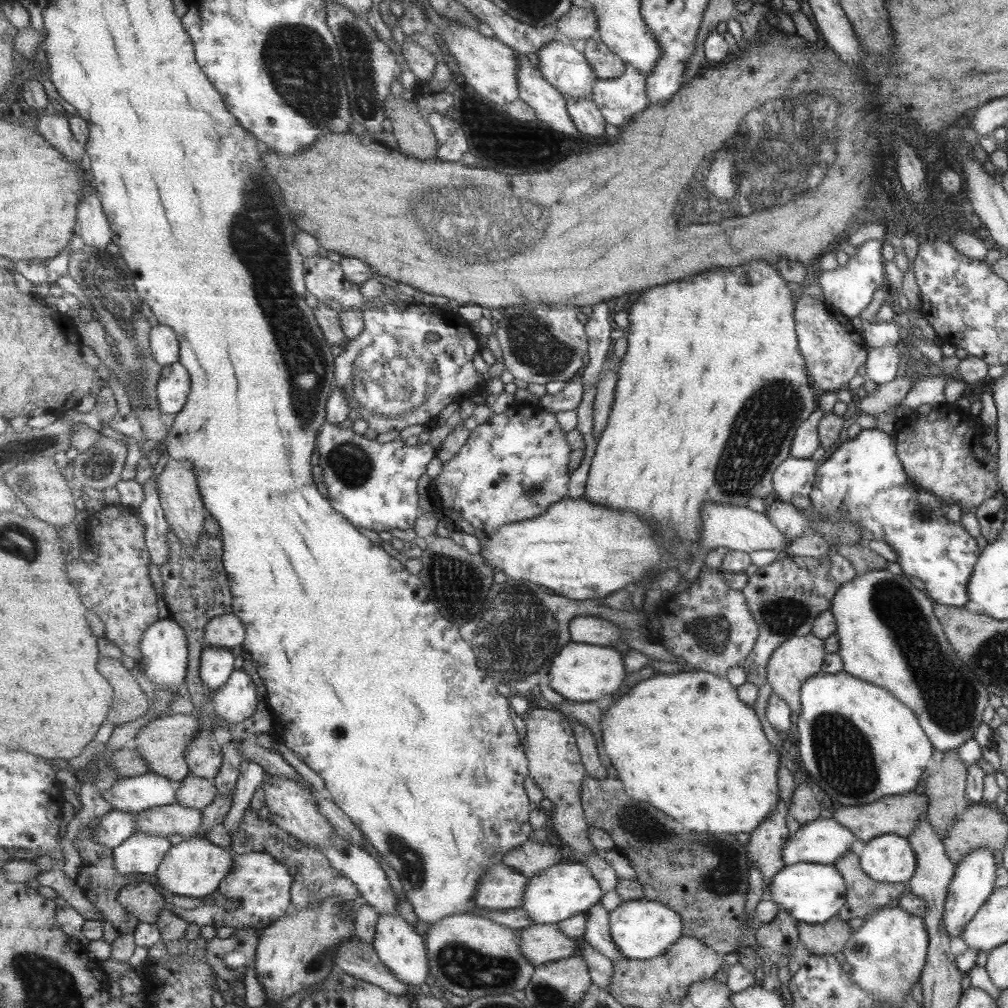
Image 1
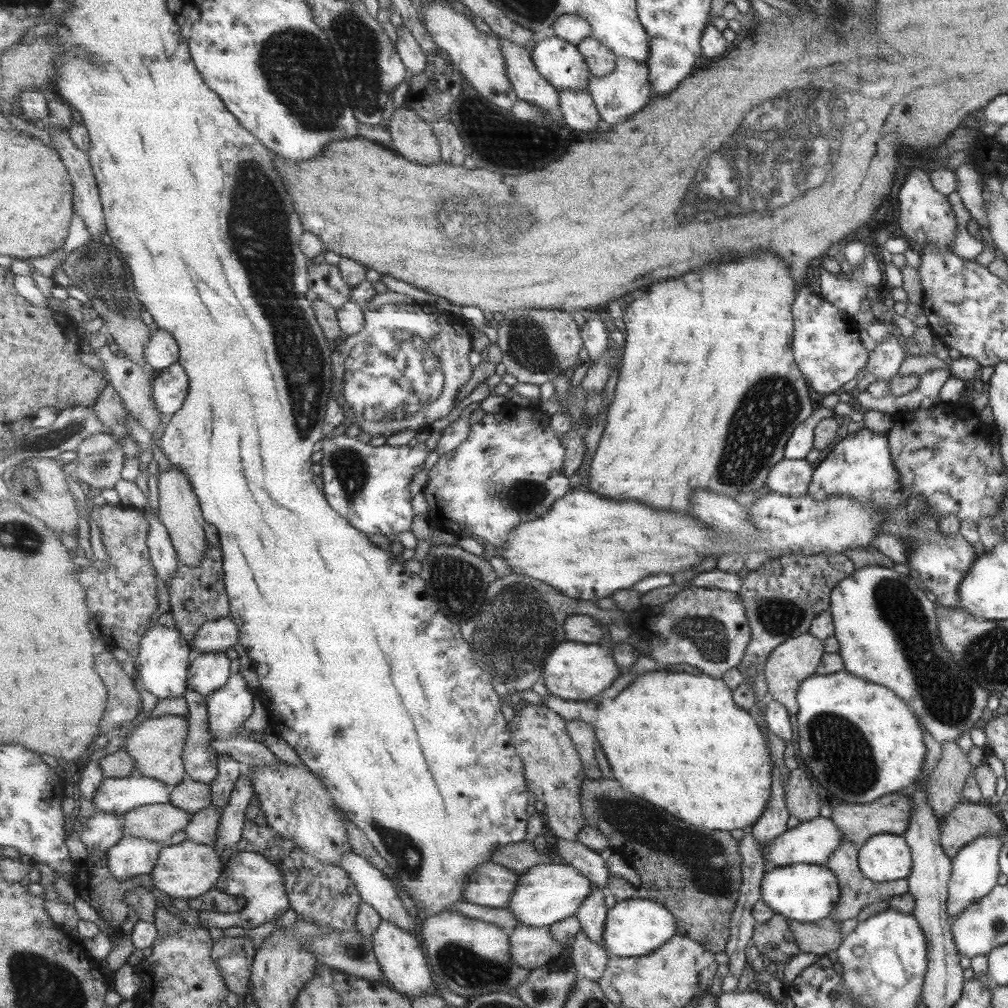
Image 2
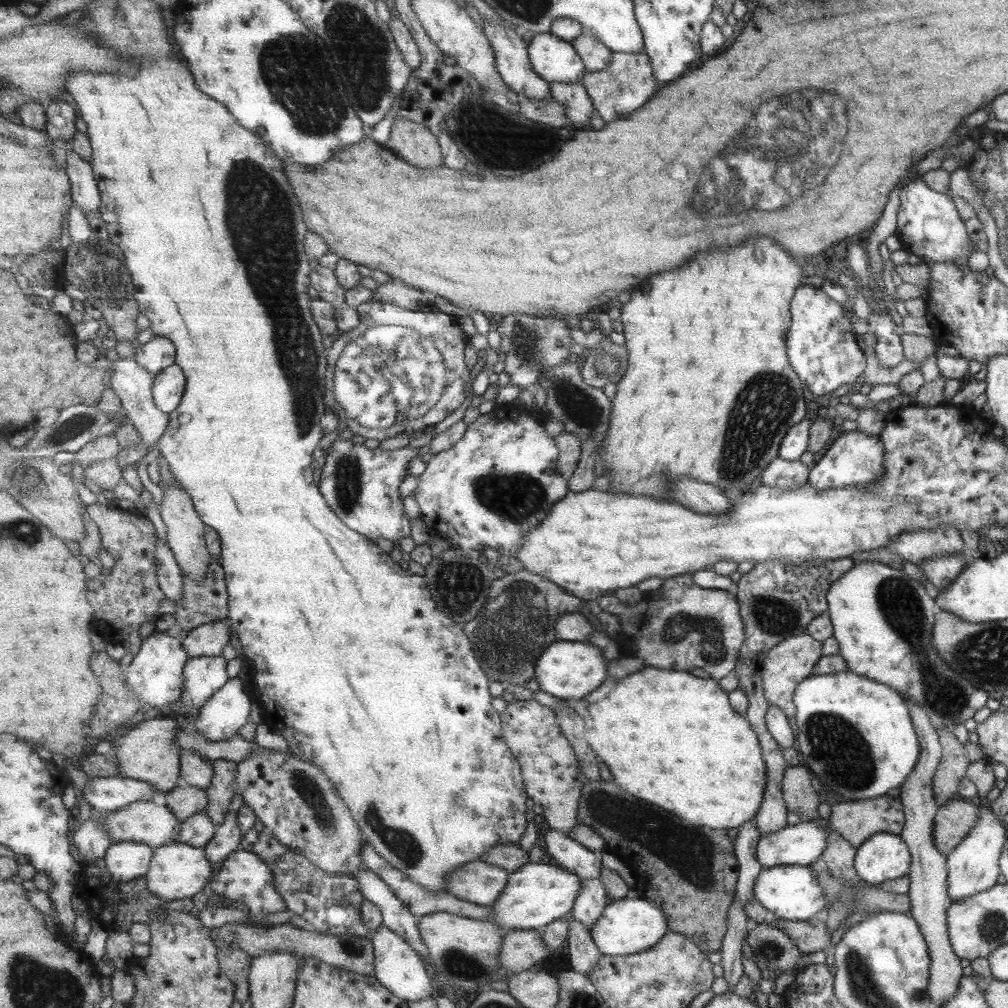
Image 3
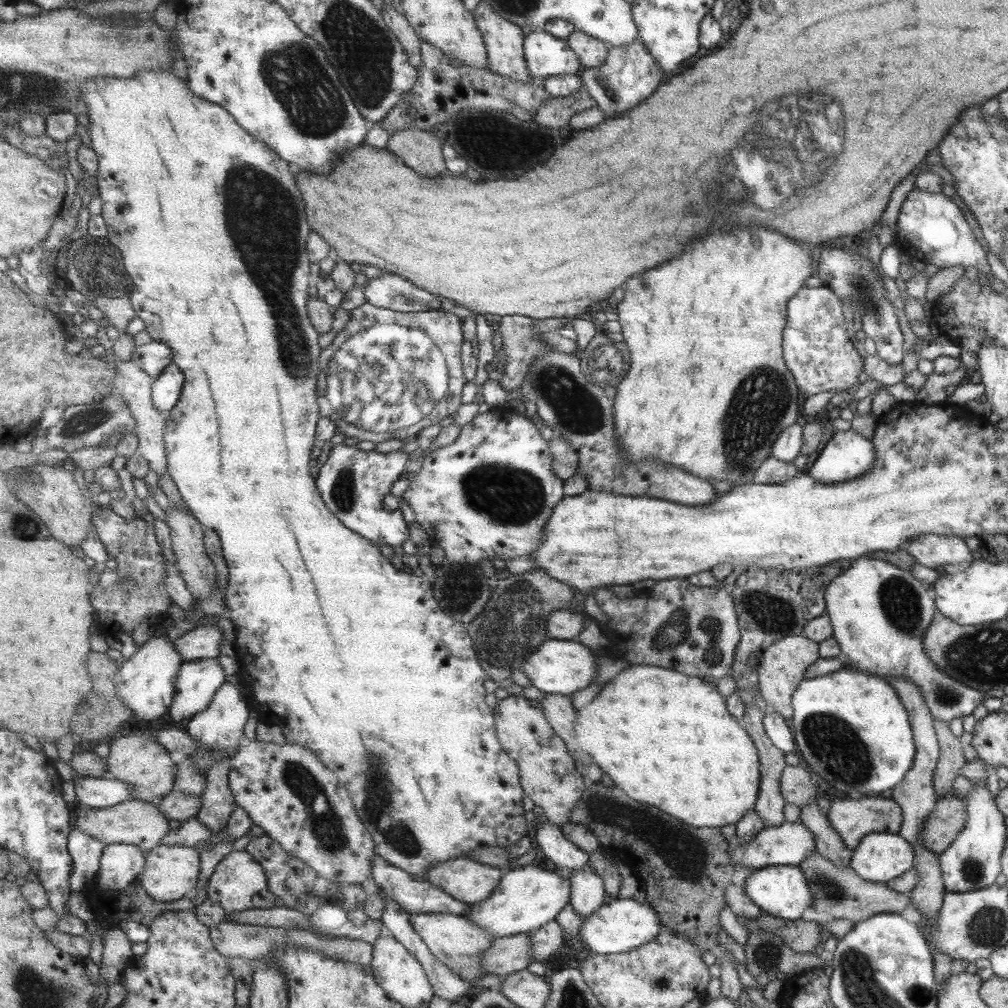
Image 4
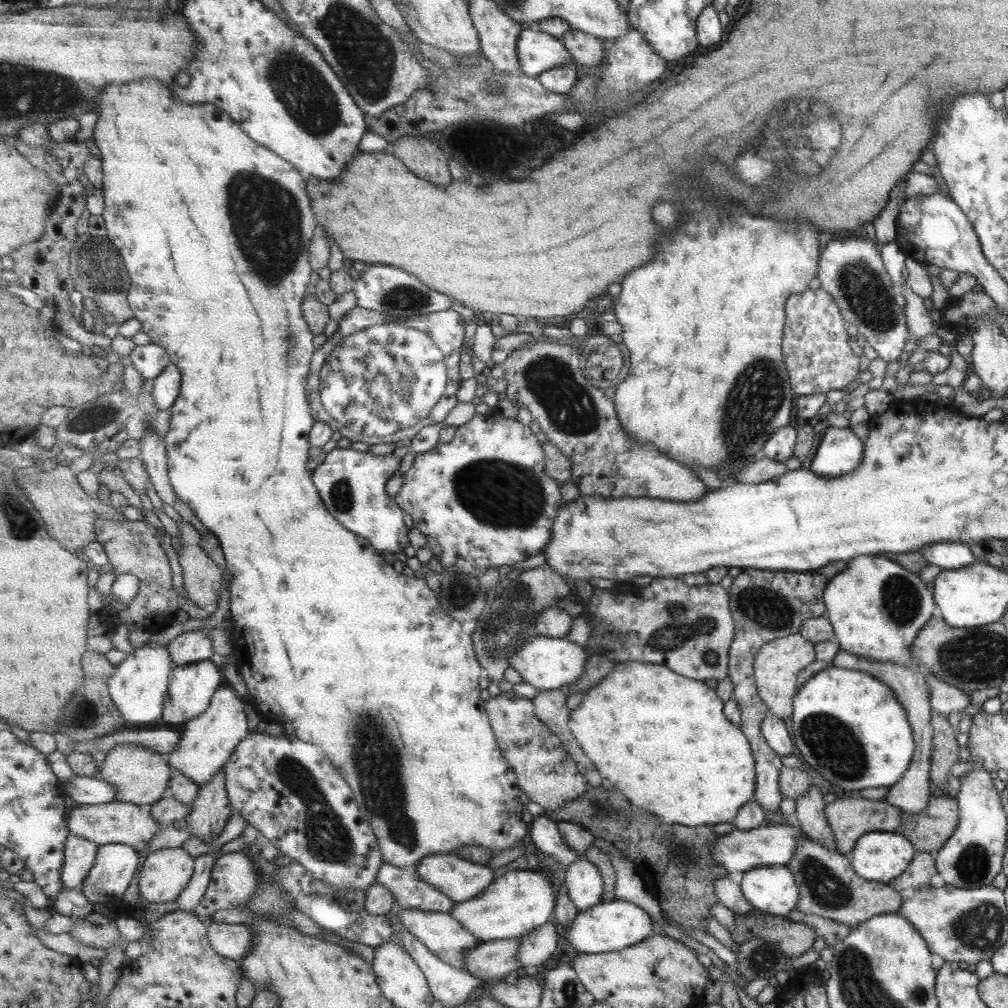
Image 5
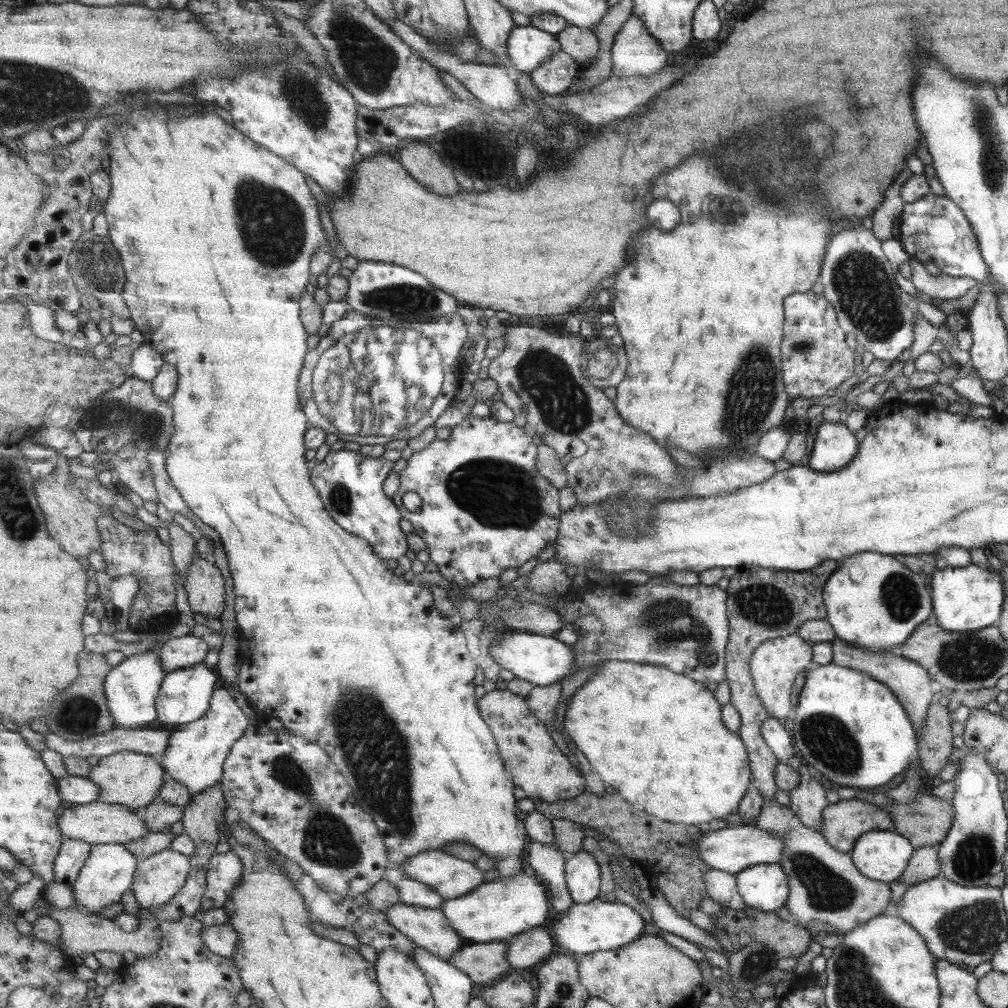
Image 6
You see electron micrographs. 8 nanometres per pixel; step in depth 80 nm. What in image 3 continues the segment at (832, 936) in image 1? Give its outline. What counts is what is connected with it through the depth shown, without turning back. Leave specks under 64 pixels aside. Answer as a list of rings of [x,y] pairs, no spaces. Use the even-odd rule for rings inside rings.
[[[770,917],[765,922],[773,928],[785,932],[790,941],[806,954],[823,950],[829,946],[830,934],[827,933],[823,923],[823,917],[809,918],[804,921],[790,921]]]

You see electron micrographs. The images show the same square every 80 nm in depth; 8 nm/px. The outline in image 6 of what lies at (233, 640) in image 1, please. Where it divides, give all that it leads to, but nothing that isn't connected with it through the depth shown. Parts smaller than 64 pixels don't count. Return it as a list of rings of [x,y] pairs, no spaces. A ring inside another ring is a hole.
[[[189,633],[181,638],[168,640],[159,652],[165,673],[173,673],[204,663],[209,646],[205,640]]]

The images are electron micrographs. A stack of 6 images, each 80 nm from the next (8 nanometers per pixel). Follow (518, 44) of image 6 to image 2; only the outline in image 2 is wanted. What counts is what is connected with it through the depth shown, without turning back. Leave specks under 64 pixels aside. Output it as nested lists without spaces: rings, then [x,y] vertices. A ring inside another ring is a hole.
[[[557,35],[540,40],[532,50],[537,70],[558,90],[582,91],[589,86],[591,71],[578,45]]]

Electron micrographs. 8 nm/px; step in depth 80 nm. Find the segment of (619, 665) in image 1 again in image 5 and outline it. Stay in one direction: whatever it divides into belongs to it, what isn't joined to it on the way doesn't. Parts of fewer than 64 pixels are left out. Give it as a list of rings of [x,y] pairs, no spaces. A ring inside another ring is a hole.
[[[537,636],[521,645],[521,650],[517,650],[513,658],[509,658],[509,665],[519,673],[523,682],[535,686],[538,691],[565,690],[585,673],[588,658],[588,652],[583,646],[573,644],[567,639]]]

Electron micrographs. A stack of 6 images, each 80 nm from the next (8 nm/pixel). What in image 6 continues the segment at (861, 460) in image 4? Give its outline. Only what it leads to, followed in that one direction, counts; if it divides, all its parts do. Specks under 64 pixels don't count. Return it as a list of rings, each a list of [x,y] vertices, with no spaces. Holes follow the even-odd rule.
[[[825,421],[815,428],[808,466],[822,473],[838,471],[856,454],[859,443],[843,423]]]

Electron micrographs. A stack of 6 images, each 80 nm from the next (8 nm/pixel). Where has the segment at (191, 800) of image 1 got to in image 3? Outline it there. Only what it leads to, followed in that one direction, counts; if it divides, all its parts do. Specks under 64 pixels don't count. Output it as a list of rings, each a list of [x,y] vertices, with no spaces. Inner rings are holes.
[[[181,778],[177,786],[166,793],[165,797],[166,805],[182,823],[195,814],[205,812],[209,804],[208,791],[189,786],[184,778]]]

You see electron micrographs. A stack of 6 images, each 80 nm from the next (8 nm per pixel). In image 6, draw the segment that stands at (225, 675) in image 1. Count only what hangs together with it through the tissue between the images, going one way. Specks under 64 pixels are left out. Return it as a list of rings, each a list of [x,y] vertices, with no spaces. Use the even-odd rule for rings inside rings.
[[[204,663],[189,669],[167,673],[167,678],[161,685],[161,694],[157,698],[157,715],[160,722],[175,728],[175,724],[183,726],[201,720],[211,708],[214,693],[221,684],[220,678],[216,668],[211,668]]]

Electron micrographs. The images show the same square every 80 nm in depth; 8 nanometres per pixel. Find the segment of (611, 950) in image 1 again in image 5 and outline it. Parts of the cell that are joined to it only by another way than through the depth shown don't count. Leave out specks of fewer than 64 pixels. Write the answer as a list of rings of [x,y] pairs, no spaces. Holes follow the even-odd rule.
[[[584,854],[566,867],[564,878],[571,900],[579,910],[589,910],[608,897],[603,892],[602,872]]]

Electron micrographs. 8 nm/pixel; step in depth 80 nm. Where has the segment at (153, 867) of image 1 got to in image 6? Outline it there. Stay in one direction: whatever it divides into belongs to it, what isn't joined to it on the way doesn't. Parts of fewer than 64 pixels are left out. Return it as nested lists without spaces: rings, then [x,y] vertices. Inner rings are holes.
[[[124,844],[92,845],[88,859],[80,870],[80,876],[72,886],[76,906],[99,915],[101,908],[121,902],[123,894],[133,886],[138,861]]]

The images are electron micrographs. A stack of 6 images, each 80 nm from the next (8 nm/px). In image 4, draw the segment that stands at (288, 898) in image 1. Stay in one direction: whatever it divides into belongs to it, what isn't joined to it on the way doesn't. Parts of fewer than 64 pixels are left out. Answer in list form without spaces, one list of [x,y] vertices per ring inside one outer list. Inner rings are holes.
[[[246,850],[231,851],[218,865],[209,881],[206,899],[195,908],[197,919],[207,926],[215,926],[227,921],[235,912],[242,910],[273,908],[279,906],[276,894],[269,890],[265,869]]]

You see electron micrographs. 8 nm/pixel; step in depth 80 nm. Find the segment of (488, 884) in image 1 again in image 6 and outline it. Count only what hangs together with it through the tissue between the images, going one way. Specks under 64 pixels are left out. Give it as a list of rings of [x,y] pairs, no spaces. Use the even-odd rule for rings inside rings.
[[[441,849],[424,850],[422,853],[404,860],[399,866],[395,867],[400,867],[400,870],[409,878],[430,886],[443,898],[449,900],[455,900],[455,898],[471,892],[471,890],[485,882],[483,880],[485,870],[477,868],[473,862],[465,861],[456,855],[447,854]]]

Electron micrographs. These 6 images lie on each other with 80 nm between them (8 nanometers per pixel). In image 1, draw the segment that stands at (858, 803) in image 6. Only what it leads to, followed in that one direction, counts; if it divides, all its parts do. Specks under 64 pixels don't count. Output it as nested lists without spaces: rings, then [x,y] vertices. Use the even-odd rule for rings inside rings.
[[[898,794],[878,798],[875,802],[863,806],[842,806],[832,812],[832,818],[847,827],[859,842],[871,841],[880,834],[896,834],[905,836],[915,829],[920,818],[925,814],[925,808],[921,808],[921,796],[919,794]]]

